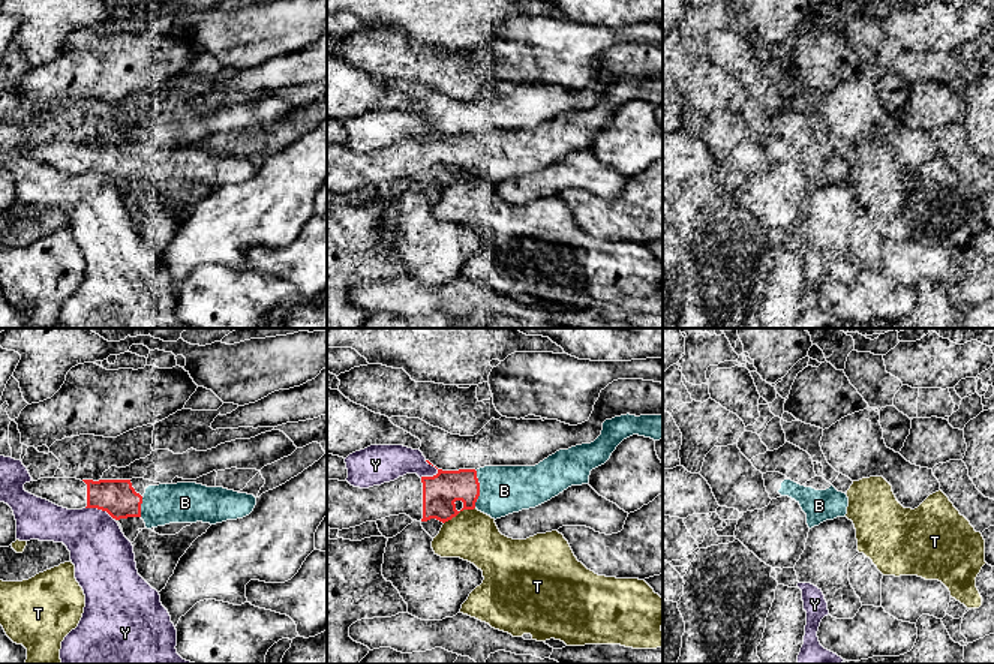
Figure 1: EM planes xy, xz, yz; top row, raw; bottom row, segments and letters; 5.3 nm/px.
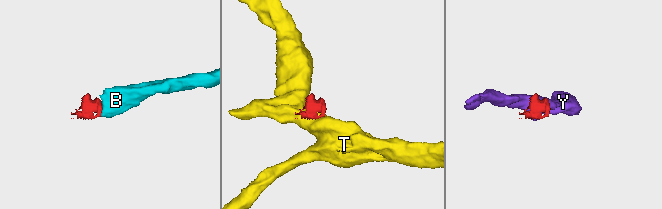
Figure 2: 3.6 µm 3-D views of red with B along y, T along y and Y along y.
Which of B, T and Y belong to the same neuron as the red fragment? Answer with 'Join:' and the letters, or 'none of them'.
Join: B

